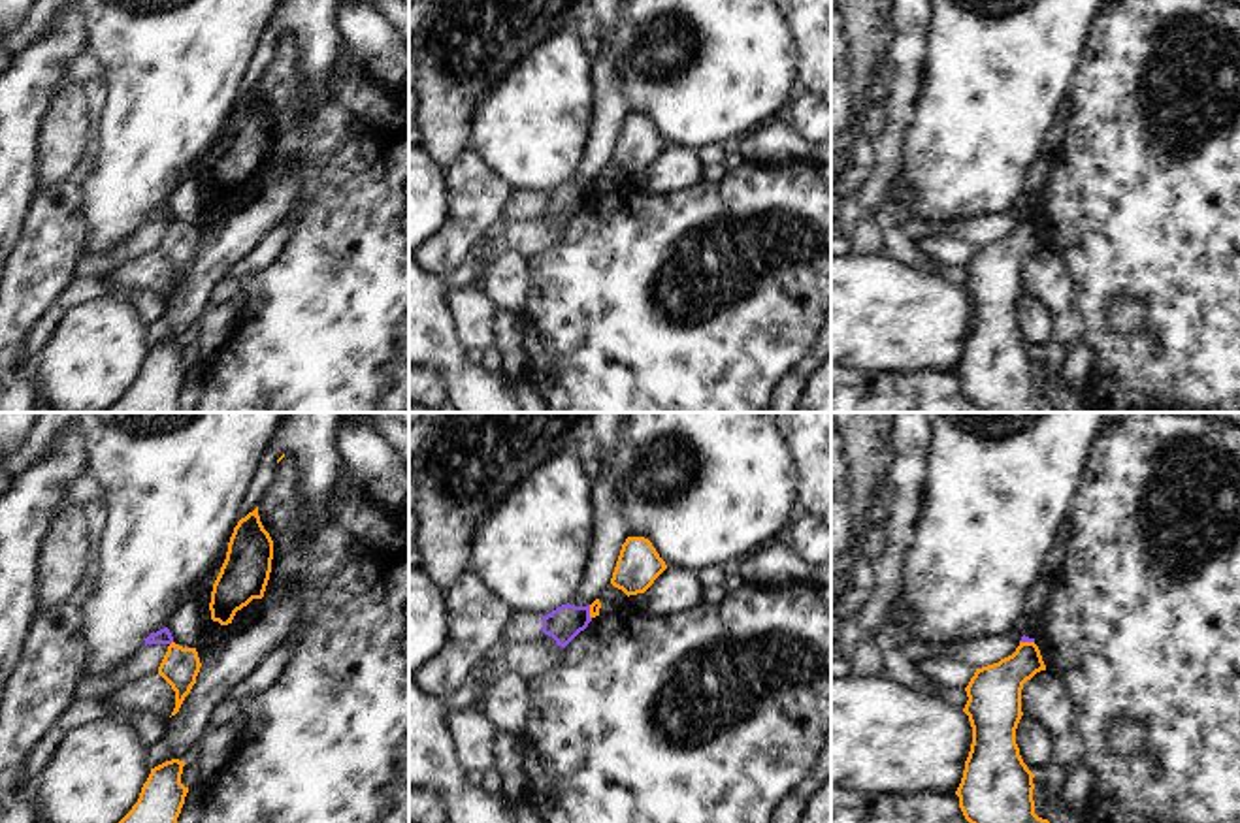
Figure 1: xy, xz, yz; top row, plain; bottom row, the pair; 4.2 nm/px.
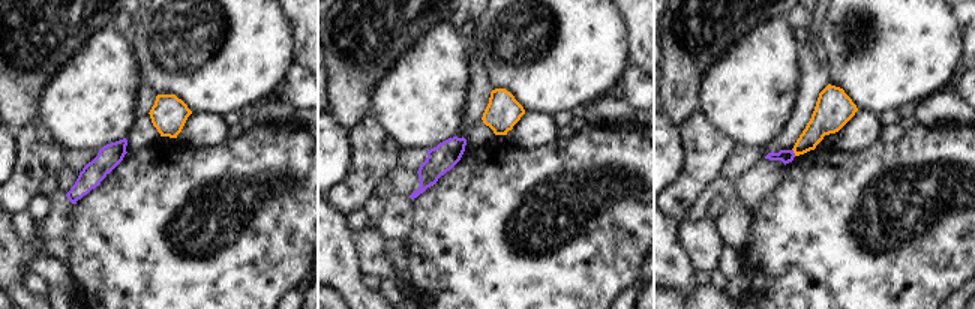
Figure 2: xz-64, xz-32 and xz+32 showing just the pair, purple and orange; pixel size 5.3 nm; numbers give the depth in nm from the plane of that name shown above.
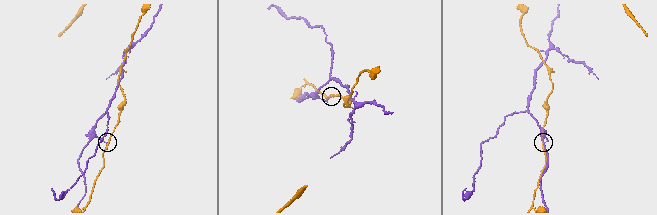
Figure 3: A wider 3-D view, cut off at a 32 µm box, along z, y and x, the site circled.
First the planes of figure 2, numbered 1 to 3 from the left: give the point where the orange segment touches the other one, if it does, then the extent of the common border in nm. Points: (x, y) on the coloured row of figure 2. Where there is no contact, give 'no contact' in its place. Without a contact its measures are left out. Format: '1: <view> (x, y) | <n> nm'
1: no contact
2: no contact
3: xz+32 (792, 152) | 40 nm

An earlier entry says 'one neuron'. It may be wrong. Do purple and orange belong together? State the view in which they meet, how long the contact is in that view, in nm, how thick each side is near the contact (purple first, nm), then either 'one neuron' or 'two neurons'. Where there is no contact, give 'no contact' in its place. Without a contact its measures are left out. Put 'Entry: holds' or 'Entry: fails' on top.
Entry: fails
yz | 60 nm | 30/220 nm | two neurons

